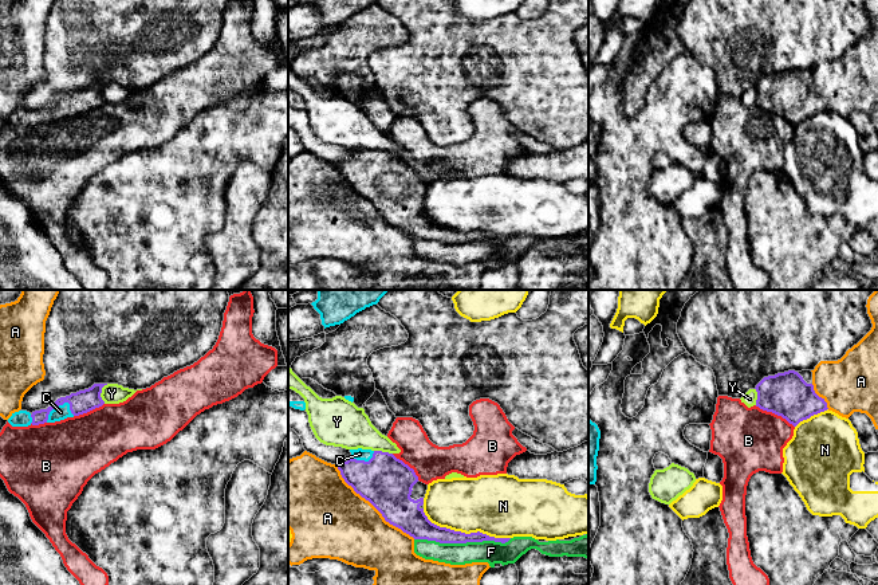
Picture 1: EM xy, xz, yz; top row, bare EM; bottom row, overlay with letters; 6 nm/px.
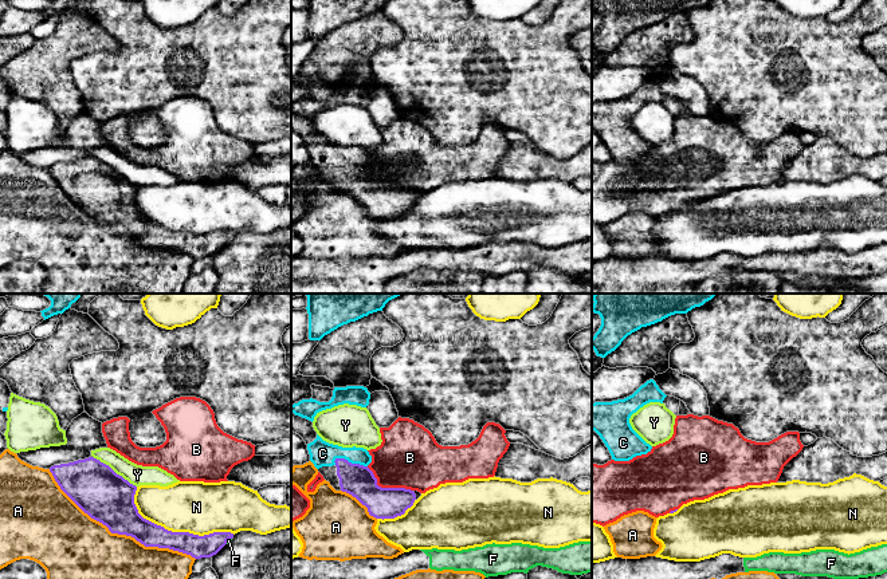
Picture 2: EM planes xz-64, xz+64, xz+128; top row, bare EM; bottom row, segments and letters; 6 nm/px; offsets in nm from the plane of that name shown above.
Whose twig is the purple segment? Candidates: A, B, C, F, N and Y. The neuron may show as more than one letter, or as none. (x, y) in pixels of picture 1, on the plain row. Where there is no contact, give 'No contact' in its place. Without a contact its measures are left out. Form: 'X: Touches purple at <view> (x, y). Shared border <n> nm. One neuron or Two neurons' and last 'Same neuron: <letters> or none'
A: Touches purple at xz (373, 204). Shared border 650 nm. Two neurons
B: Touches purple at yz (775, 113). Shared border 280 nm. Two neurons
C: Touches purple at xy (55, 106). Shared border 190 nm. One neuron
F: Touches purple at xz (463, 242). Shared border 600 nm. Two neurons
N: Touches purple at xz (464, 232). Shared border 550 nm. Two neurons
Y: Touches purple at xy (101, 91). Shared border 120 nm. Two neurons
Same neuron: C

